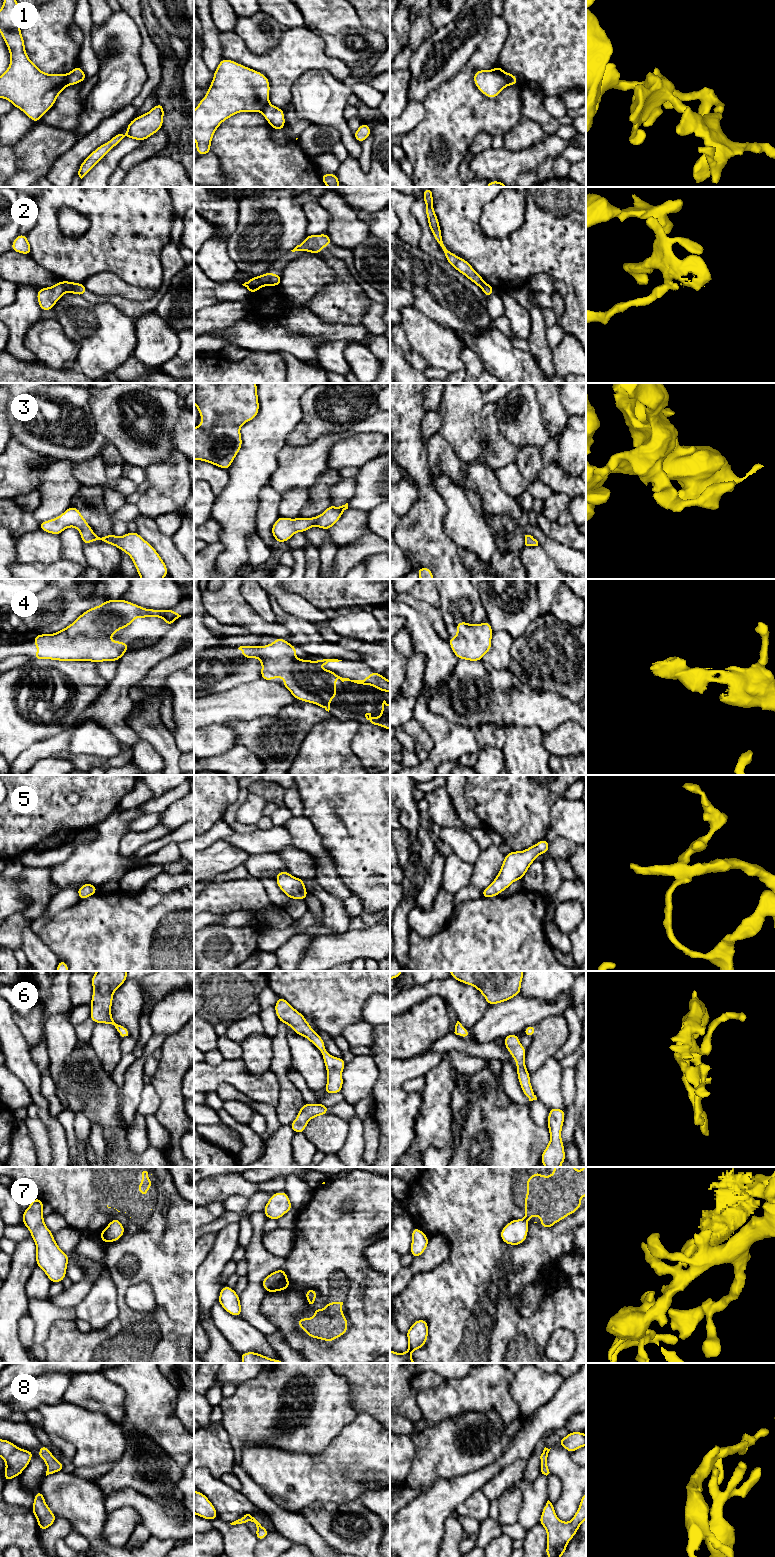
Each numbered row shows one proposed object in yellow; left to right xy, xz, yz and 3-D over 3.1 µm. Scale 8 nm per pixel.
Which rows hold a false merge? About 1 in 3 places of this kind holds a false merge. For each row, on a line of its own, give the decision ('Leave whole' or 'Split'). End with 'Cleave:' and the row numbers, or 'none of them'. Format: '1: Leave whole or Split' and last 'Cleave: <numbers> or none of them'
1: Split
2: Split
3: Leave whole
4: Leave whole
5: Leave whole
6: Leave whole
7: Split
8: Leave whole
Cleave: 1, 2, 7

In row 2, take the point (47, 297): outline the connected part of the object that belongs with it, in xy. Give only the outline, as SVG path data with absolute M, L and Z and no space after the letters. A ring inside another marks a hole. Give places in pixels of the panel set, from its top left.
M57 282L54 286L40 288L37 292L37 301L42 311L48 311L53 308L57 301L66 293L65 287Z

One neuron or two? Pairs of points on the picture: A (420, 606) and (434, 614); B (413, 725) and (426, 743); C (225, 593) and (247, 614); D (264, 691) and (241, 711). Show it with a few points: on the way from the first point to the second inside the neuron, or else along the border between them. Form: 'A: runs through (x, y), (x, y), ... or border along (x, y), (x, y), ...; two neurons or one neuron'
A: runs through (423, 608), (431, 613); one neuron
B: runs through (414, 729), (424, 739); one neuron
C: runs through (230, 598), (242, 610); one neuron
D: runs through (258, 697), (247, 705); one neuron

